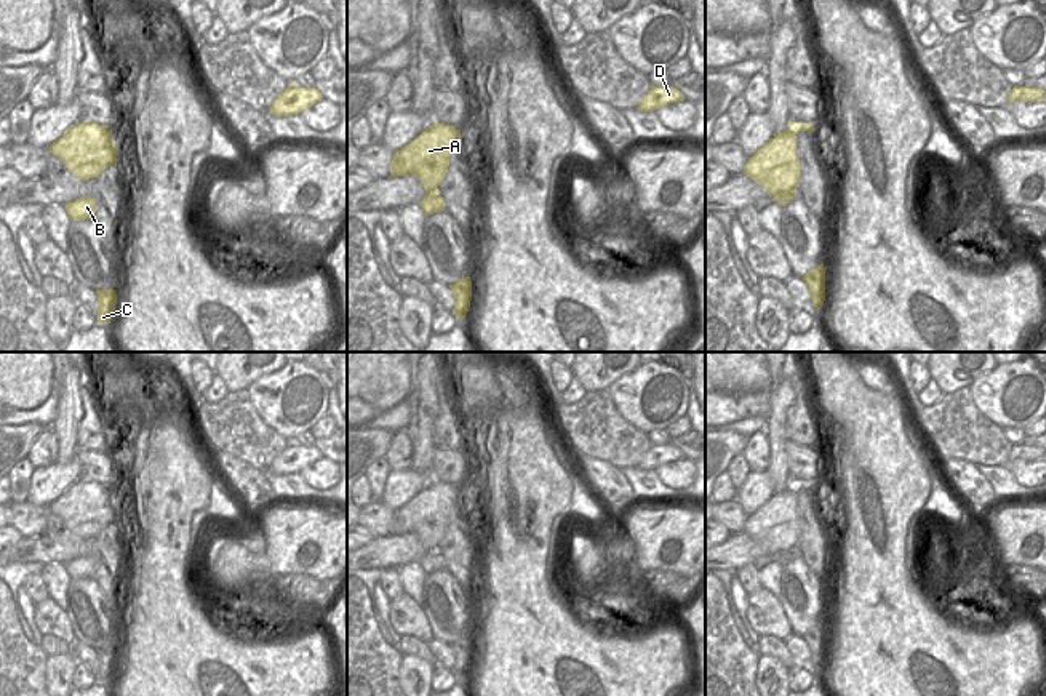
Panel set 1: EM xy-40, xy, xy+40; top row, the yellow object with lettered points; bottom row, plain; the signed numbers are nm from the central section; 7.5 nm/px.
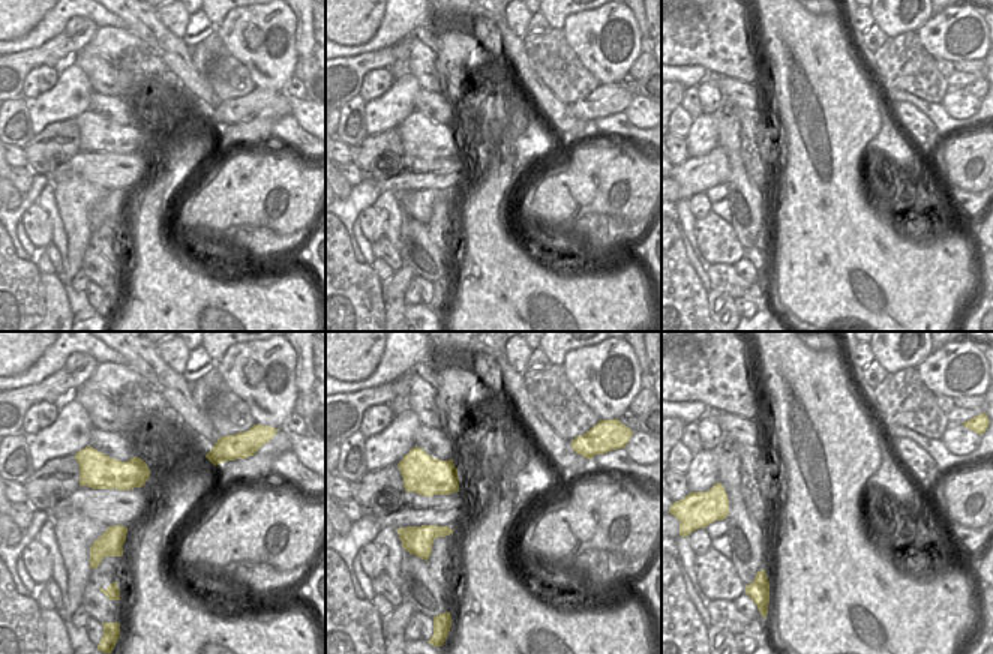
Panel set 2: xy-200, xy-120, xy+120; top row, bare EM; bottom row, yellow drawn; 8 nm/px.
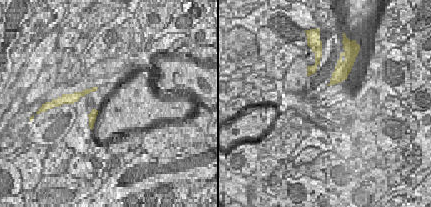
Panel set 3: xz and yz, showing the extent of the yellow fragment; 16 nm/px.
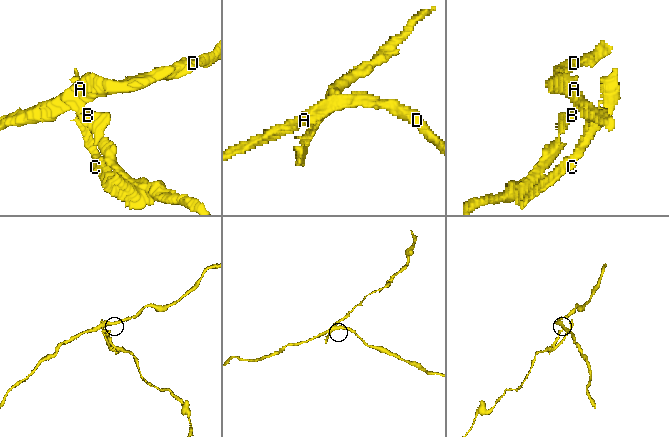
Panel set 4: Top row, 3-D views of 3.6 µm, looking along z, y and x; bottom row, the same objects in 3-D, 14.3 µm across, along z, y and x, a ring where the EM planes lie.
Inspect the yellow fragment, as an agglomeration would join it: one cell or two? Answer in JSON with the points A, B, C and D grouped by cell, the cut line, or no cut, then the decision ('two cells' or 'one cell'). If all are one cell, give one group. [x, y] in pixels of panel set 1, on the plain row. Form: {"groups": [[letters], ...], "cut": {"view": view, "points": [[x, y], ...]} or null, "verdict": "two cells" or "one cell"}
{"groups": [["A", "D"], ["B", "C"]], "cut": {"view": "xy+40", "points": [[795, 551], [770, 554]]}, "verdict": "two cells"}

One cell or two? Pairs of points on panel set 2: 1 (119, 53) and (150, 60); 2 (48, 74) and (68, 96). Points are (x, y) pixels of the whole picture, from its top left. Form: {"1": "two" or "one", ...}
{"1": "one", "2": "two"}

